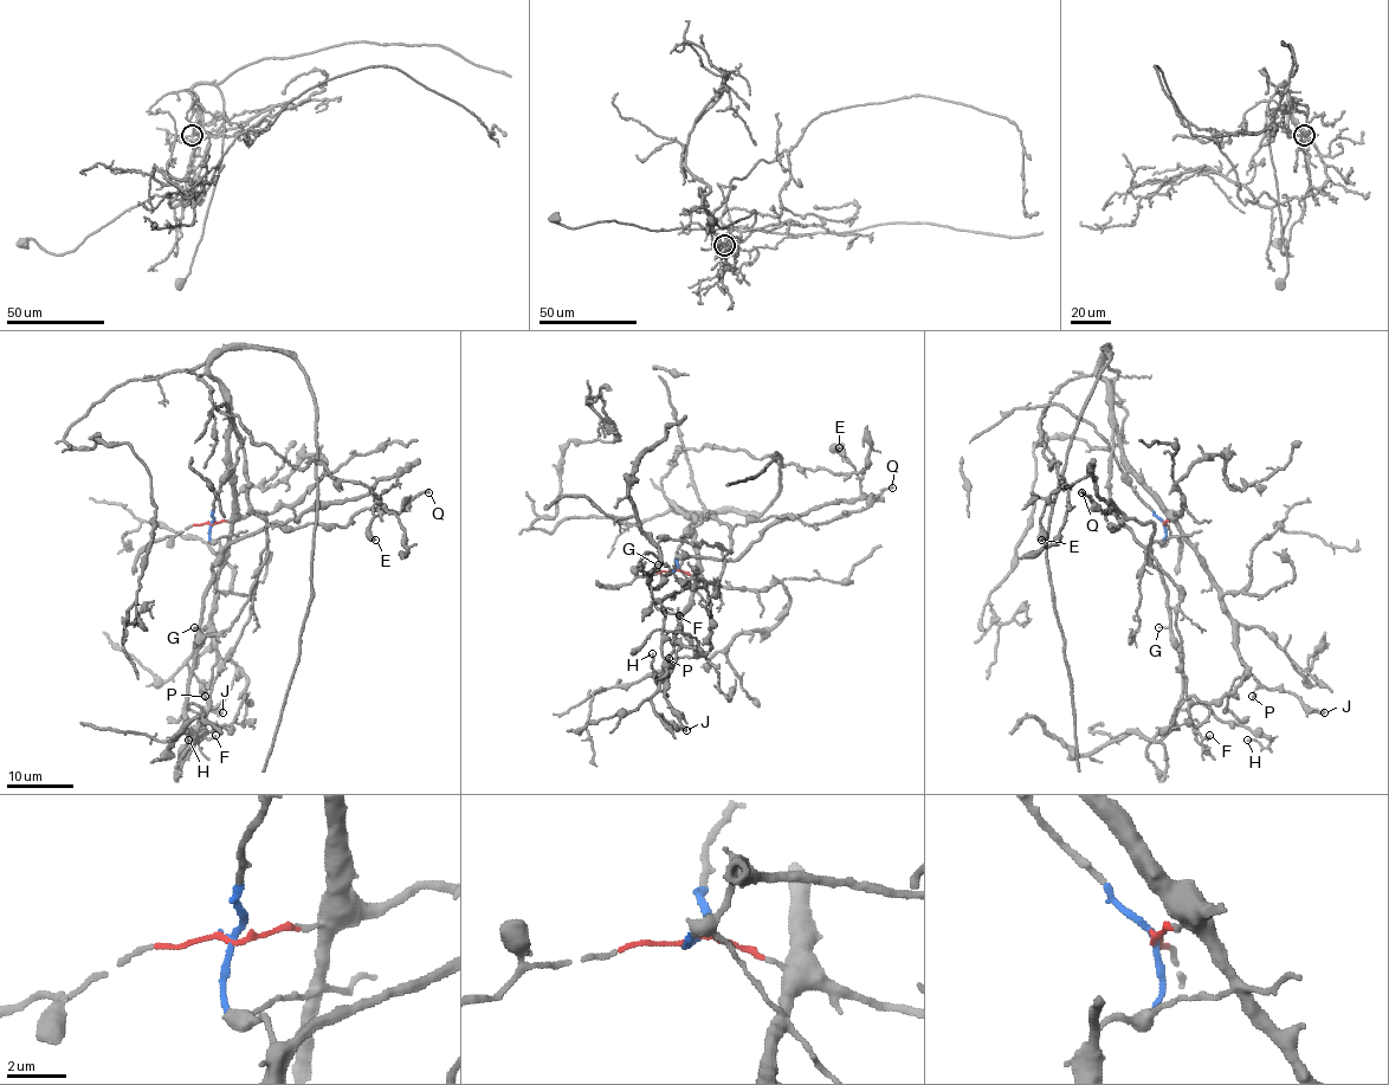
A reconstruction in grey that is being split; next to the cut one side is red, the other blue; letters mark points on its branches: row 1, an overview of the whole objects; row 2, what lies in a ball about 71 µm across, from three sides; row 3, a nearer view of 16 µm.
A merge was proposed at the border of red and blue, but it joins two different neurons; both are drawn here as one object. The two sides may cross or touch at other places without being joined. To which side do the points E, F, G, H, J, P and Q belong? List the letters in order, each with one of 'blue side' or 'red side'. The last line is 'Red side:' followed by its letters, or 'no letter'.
E: blue side
F: red side
G: blue side
H: blue side
J: red side
P: red side
Q: red side
Red side: F, J, P, Q

